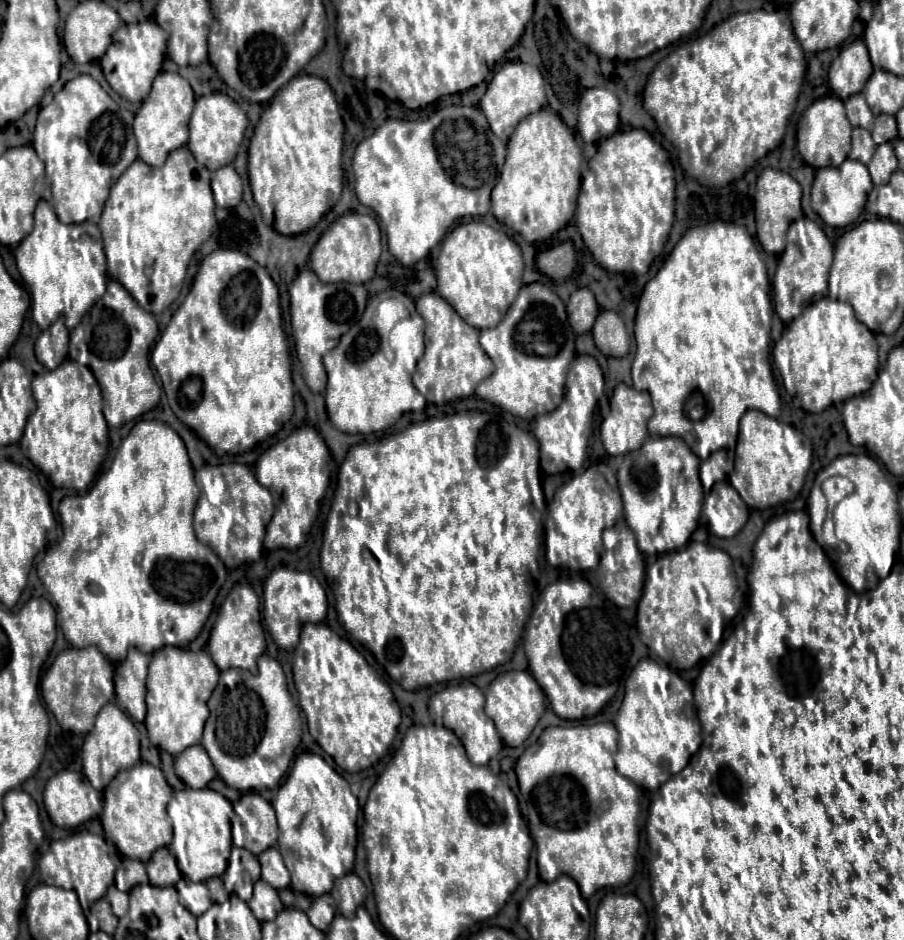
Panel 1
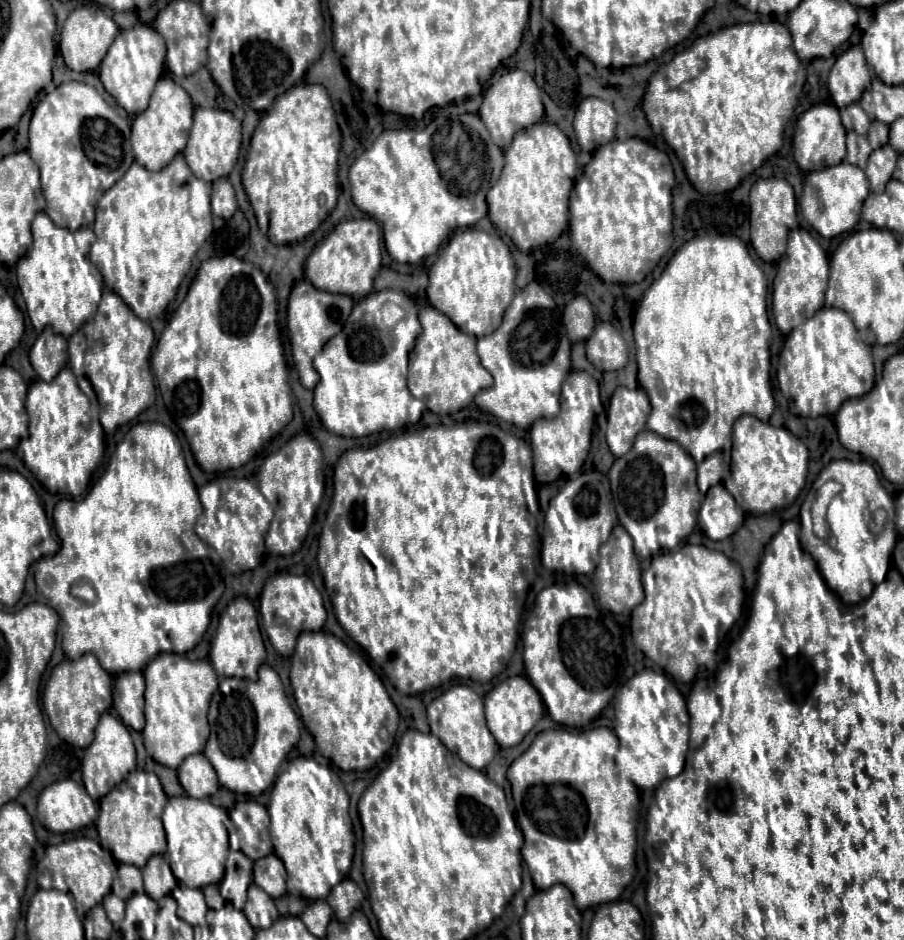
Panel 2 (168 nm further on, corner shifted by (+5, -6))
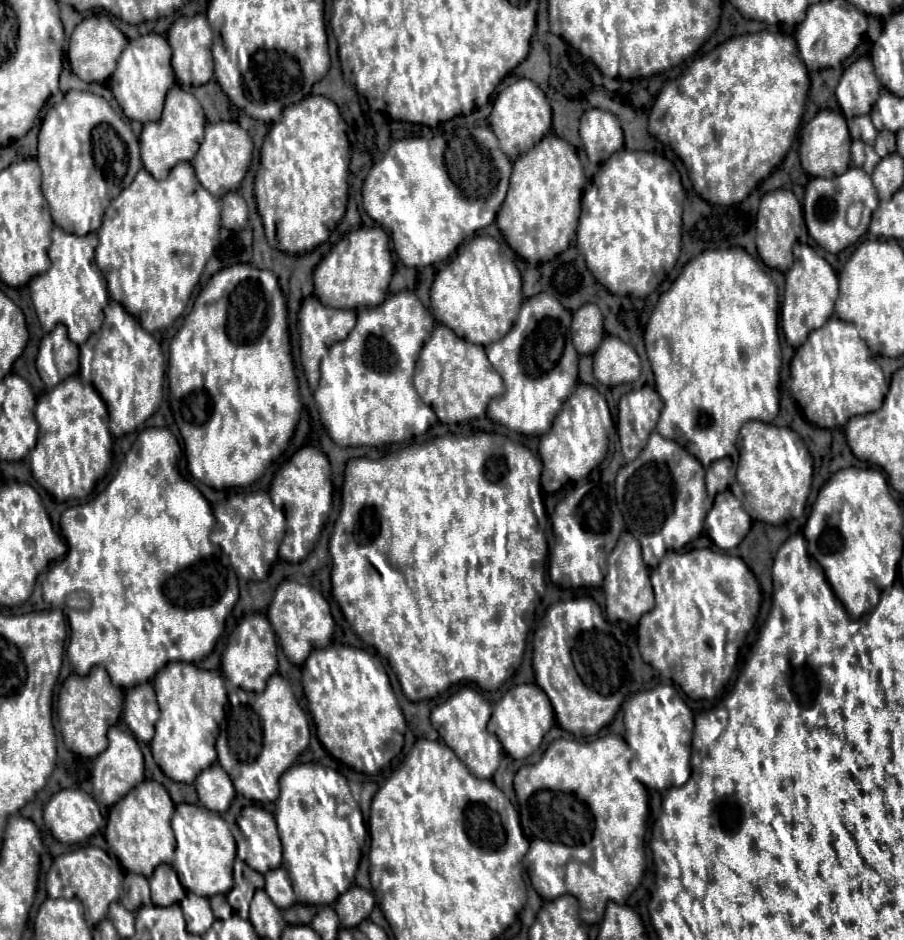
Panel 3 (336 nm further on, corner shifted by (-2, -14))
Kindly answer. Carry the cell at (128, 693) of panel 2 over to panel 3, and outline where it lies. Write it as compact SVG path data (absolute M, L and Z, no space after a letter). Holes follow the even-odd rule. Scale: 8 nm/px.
M142 683L126 691L122 719L140 741L150 743L158 717L160 711L150 683Z

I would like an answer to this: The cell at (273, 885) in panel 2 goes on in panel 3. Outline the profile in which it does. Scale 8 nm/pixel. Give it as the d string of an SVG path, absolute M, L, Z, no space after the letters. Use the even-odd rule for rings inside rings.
M284 867L268 871L264 875L264 879L266 879L264 891L268 893L268 897L272 899L272 903L278 909L286 909L286 907L294 905L296 897L294 897L294 891L292 891L292 881L290 881L288 871Z

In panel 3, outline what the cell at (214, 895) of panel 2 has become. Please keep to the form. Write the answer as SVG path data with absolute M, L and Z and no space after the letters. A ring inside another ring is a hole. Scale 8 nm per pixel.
M214 895L210 899L210 903L212 903L212 911L214 911L216 919L228 919L232 915L232 907L228 907L226 895Z

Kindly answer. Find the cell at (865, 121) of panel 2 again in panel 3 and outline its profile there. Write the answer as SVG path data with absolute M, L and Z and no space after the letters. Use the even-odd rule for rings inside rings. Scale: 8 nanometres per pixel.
M860 115L860 119L854 119L854 123L856 123L858 129L860 129L860 137L858 137L858 139L862 139L862 141L868 143L868 145L874 145L874 139L876 139L878 131L876 131L876 127L872 125L870 117L868 117L868 115Z

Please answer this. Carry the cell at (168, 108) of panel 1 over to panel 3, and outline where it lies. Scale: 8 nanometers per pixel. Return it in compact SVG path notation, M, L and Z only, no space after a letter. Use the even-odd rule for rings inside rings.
M174 85L166 95L162 117L158 121L146 123L142 129L140 149L142 149L144 169L154 179L166 179L166 175L176 163L190 161L196 155L204 139L204 125L206 125L206 117L198 99L192 93L186 93L180 85Z

